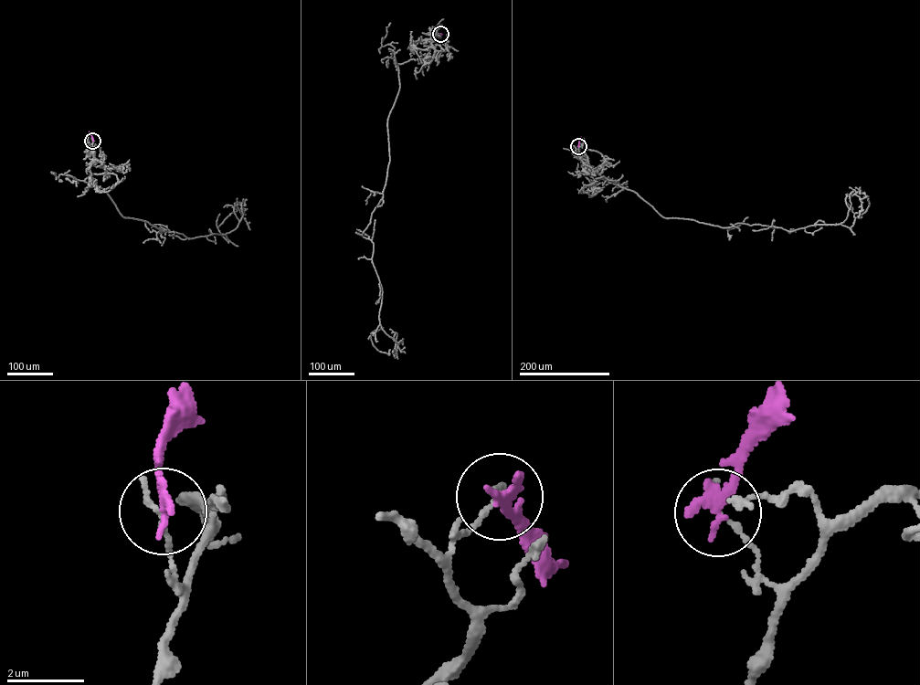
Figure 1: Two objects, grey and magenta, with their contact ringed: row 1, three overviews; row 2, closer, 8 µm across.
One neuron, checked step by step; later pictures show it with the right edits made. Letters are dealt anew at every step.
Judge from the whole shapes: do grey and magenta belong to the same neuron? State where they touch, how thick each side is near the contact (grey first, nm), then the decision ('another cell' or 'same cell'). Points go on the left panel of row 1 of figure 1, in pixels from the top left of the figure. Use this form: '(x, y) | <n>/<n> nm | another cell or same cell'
(92, 141) | 160/320 nm | another cell

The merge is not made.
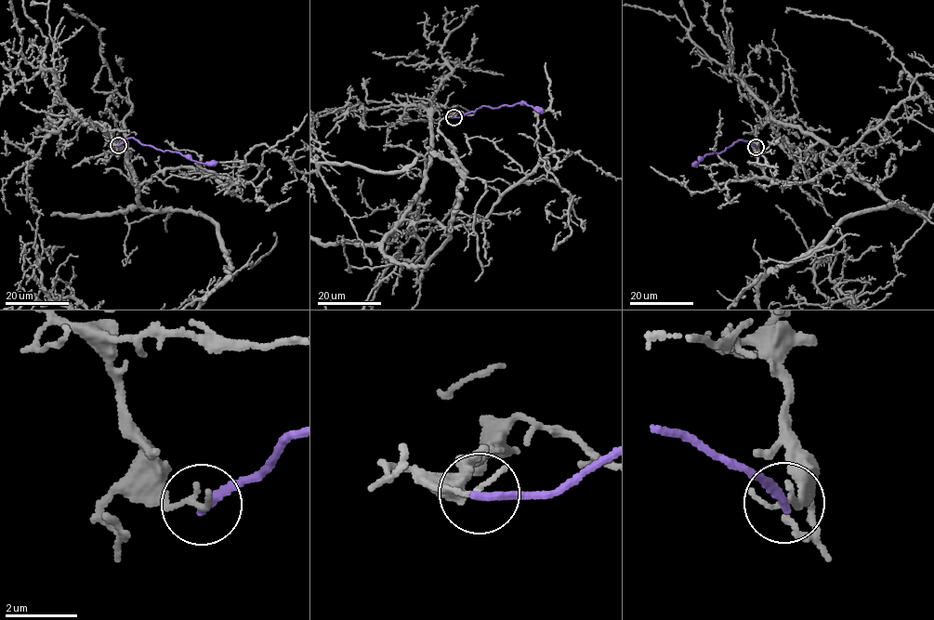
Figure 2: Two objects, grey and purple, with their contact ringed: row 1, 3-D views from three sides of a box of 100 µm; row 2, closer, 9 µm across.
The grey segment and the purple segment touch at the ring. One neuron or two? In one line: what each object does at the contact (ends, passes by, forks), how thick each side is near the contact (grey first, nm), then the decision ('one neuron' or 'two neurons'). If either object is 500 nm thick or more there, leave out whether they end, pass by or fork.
grey ends there; purple ends there; 160 nm thick on the grey side, 240 nm on the other; two neurons

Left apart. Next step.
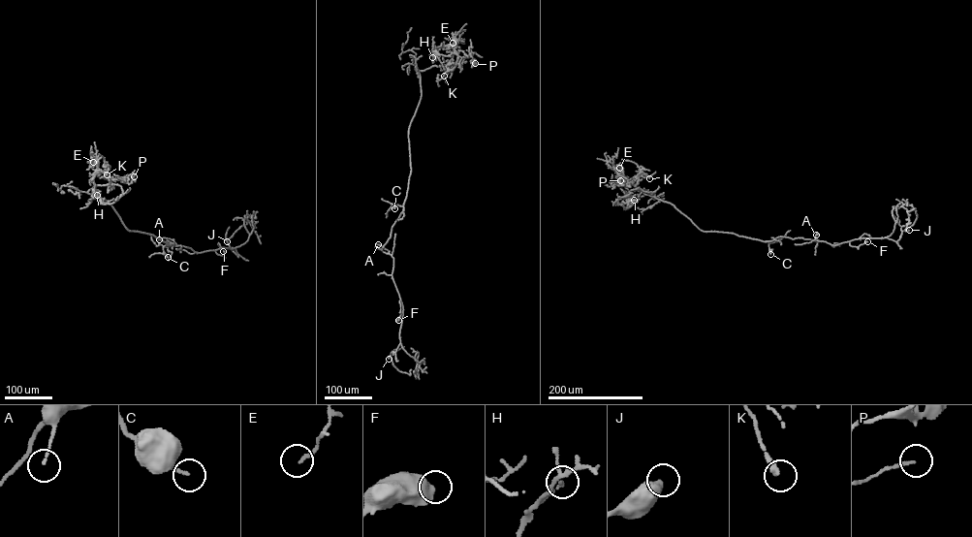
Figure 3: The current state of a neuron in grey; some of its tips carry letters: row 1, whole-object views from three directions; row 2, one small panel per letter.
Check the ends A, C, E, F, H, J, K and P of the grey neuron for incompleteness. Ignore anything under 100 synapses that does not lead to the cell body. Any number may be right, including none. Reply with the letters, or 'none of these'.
none of these

